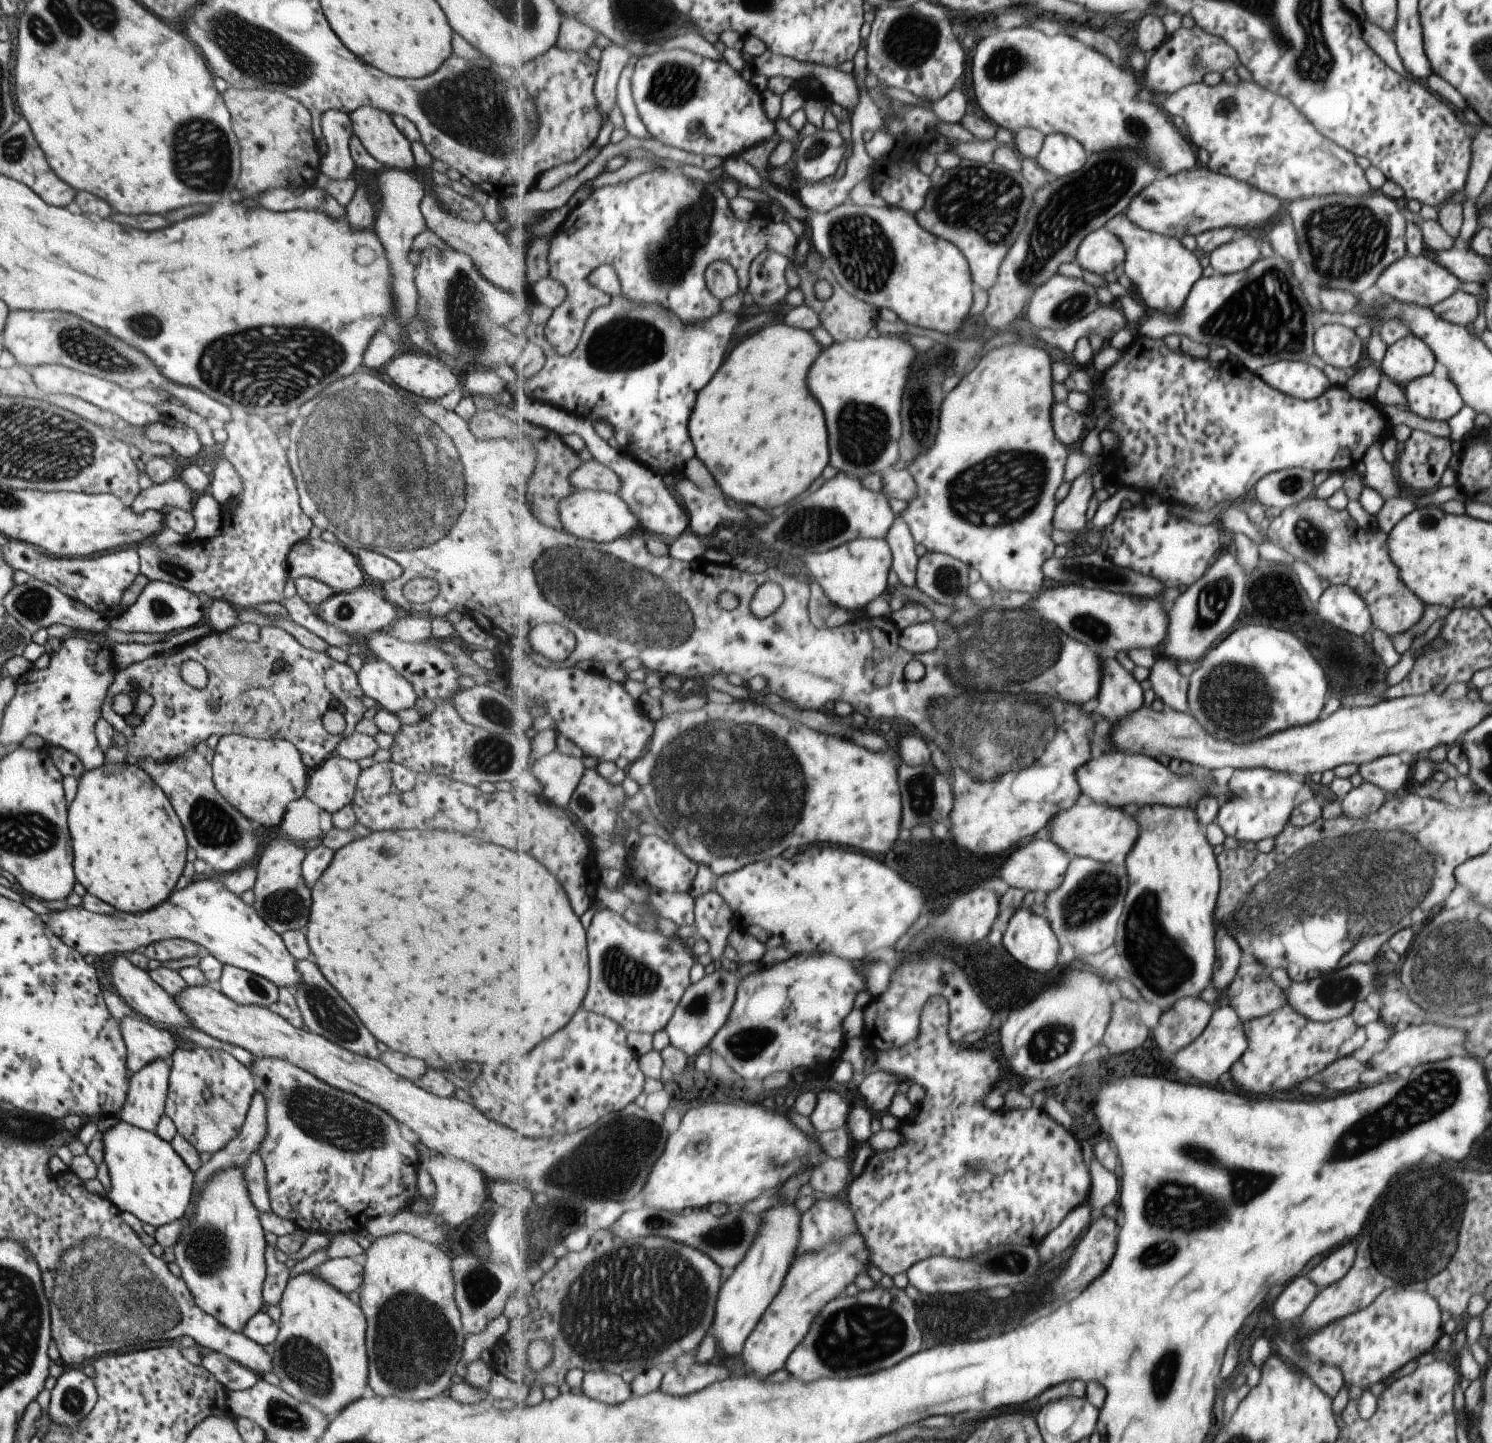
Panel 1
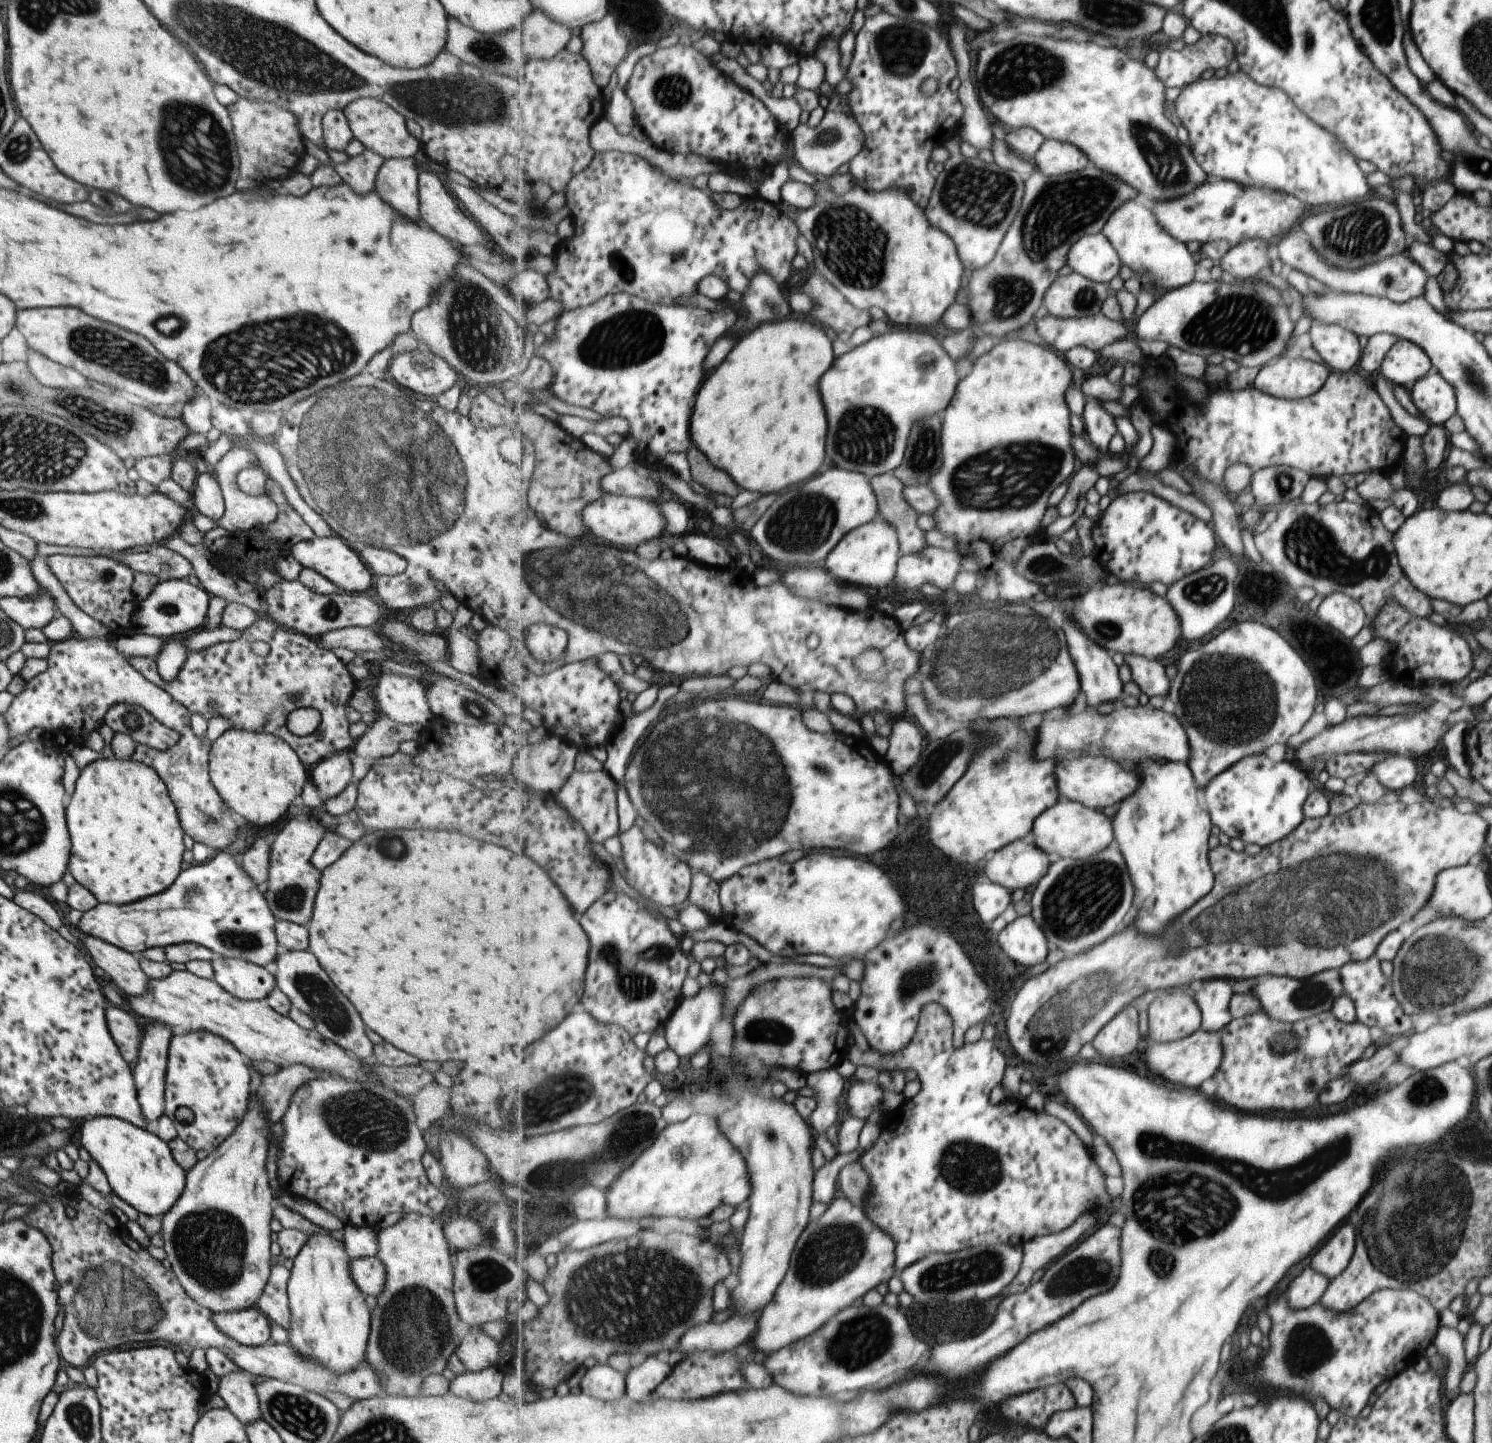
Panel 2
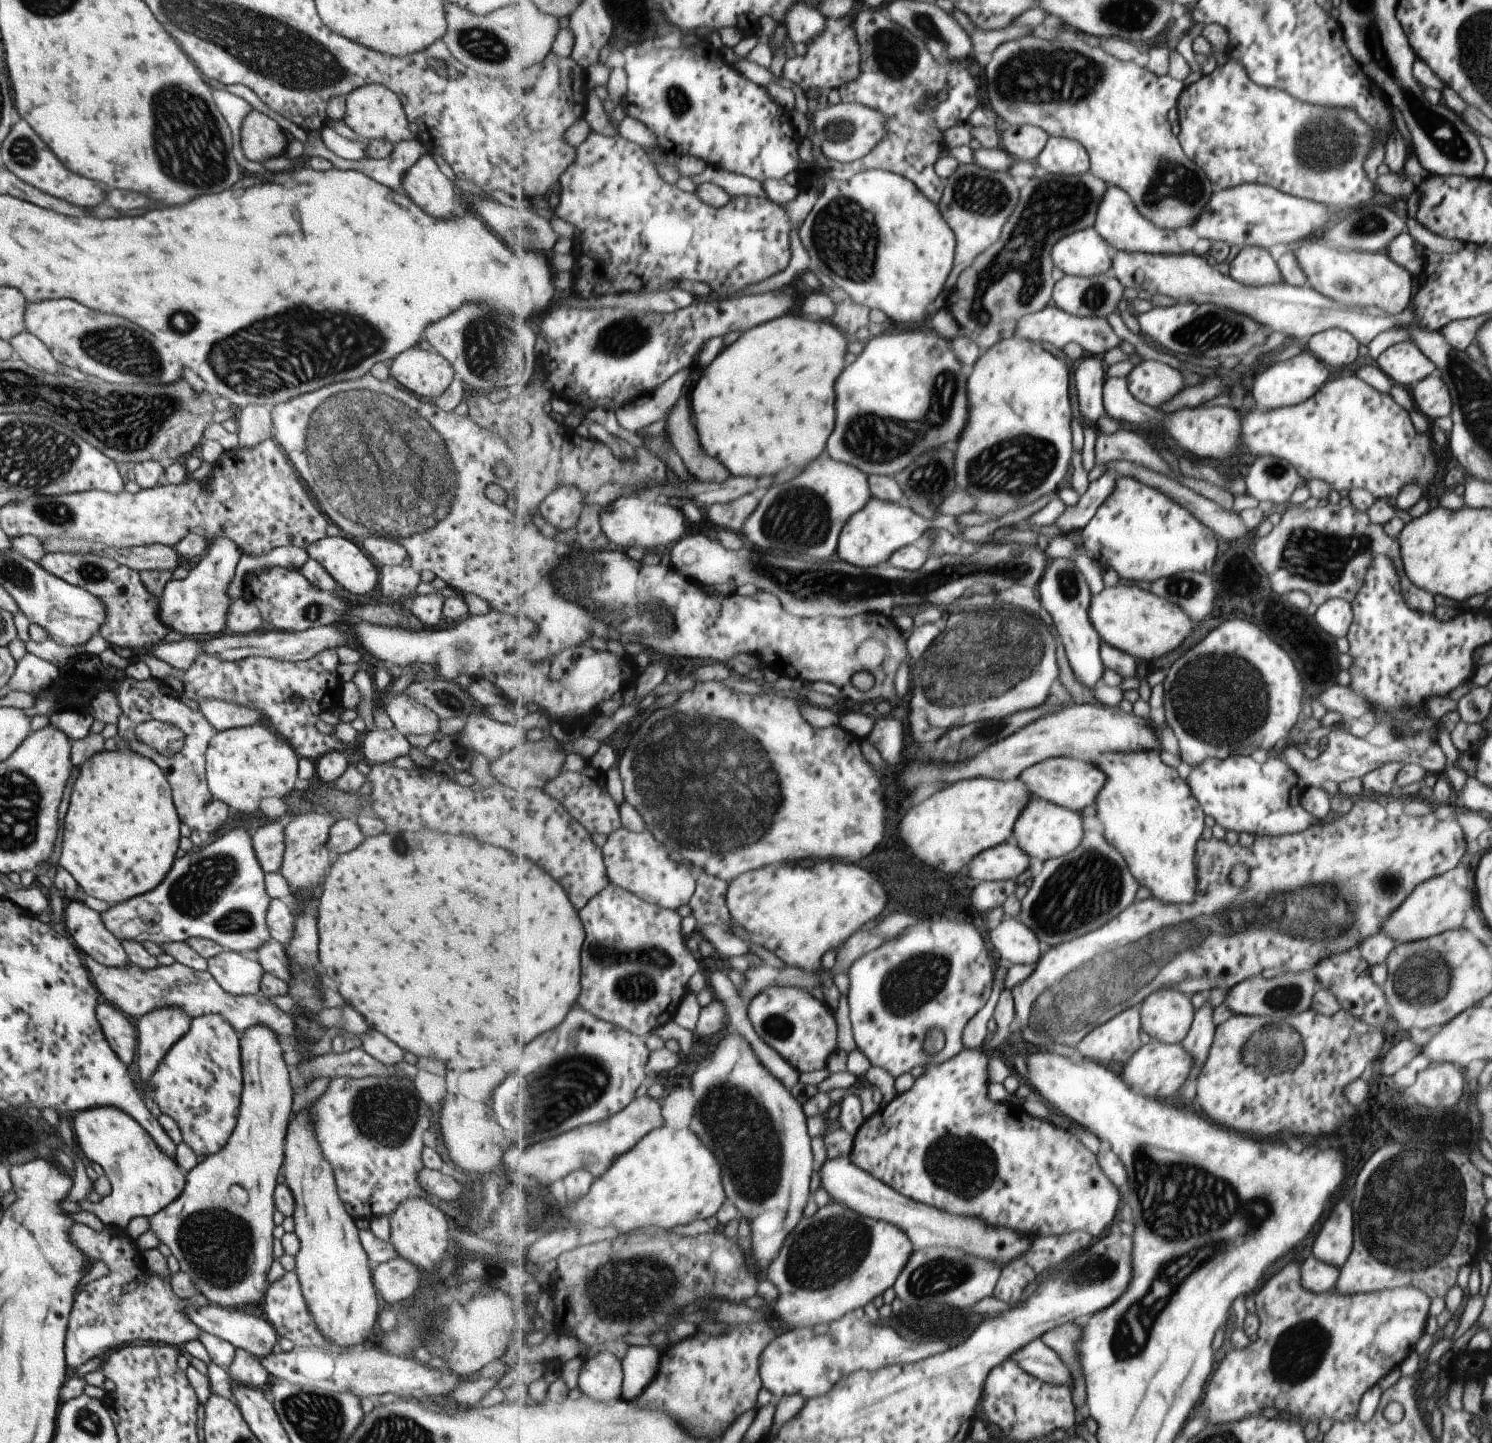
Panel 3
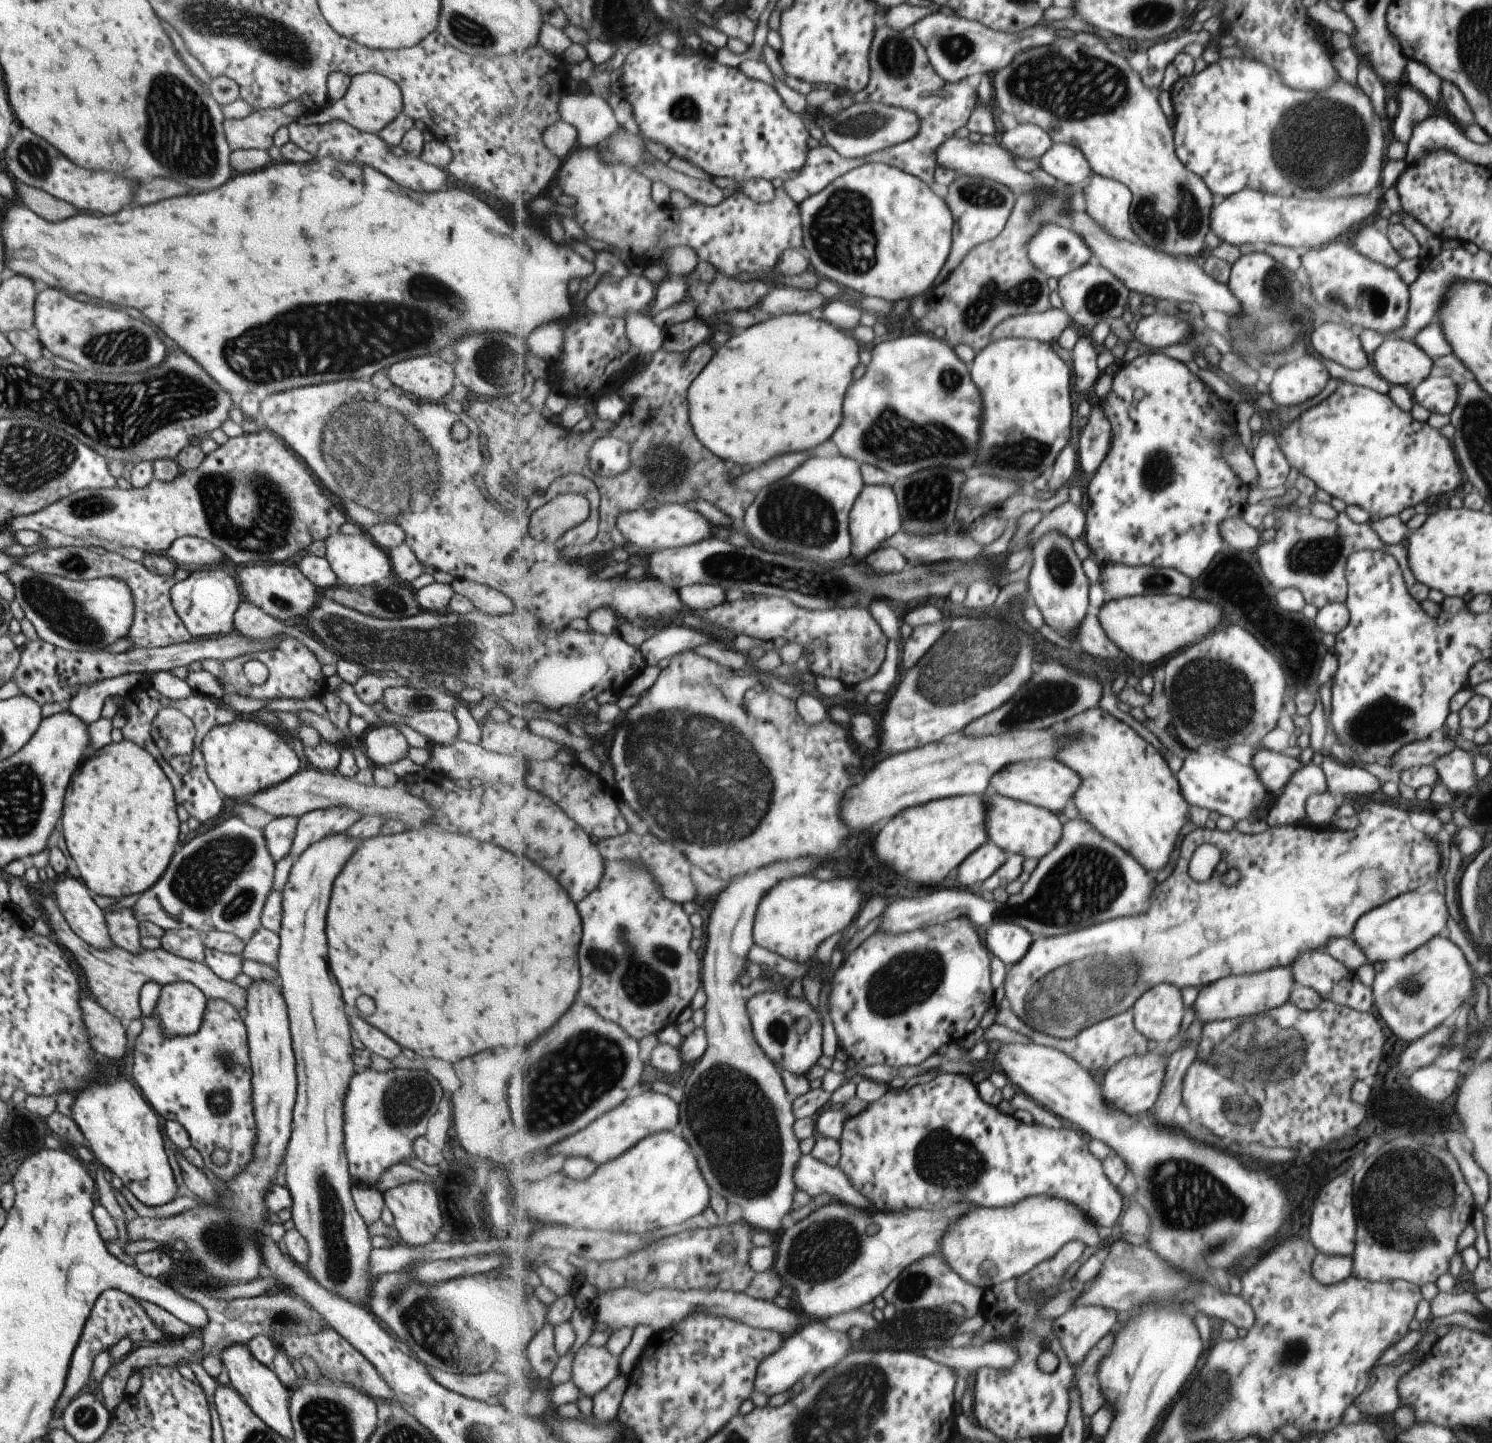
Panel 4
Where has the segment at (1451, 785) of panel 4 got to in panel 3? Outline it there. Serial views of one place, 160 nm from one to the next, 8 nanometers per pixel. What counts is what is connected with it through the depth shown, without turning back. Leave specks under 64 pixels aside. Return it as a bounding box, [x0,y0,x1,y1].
[1281,720,1445,787]

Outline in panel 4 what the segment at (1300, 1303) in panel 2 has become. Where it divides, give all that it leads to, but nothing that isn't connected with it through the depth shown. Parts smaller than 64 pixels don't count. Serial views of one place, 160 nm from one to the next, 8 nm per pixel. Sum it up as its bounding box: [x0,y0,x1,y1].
[1312,1253,1352,1285]

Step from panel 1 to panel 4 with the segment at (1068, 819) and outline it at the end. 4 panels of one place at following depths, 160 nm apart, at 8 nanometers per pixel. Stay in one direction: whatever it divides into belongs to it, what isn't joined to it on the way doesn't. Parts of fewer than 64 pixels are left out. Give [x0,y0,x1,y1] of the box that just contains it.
[985,791,1065,860]

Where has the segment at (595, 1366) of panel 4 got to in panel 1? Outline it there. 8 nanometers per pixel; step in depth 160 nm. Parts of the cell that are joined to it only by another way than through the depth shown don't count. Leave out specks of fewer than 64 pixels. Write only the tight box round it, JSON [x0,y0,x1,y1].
[582,1370,634,1404]

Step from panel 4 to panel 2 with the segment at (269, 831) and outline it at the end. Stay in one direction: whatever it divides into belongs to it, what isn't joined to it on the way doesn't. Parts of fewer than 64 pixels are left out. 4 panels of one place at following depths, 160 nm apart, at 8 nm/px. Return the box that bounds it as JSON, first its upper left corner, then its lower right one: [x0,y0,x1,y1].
[238,838,269,885]

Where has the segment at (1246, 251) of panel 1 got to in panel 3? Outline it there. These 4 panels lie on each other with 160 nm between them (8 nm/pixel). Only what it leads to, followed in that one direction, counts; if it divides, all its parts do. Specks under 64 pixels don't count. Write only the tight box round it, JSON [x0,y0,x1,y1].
[1228,246,1283,286]

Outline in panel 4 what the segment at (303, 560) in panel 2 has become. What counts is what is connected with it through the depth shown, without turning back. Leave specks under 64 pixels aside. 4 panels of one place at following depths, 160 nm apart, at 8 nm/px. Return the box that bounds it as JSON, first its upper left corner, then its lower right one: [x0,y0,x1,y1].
[325,533,391,588]

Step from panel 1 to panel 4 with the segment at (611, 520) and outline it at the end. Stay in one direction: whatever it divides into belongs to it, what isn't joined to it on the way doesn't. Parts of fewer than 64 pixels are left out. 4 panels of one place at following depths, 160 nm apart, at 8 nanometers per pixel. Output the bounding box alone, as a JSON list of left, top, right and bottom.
[619,504,713,550]

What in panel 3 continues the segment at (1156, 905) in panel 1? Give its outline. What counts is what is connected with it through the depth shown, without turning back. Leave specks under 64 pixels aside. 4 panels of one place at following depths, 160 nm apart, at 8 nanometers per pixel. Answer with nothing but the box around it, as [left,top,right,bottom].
[1093,749,1205,903]

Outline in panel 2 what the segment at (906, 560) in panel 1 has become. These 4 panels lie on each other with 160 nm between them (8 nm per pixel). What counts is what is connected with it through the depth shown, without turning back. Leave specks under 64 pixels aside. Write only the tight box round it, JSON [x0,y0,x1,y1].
[870,472,927,556]

